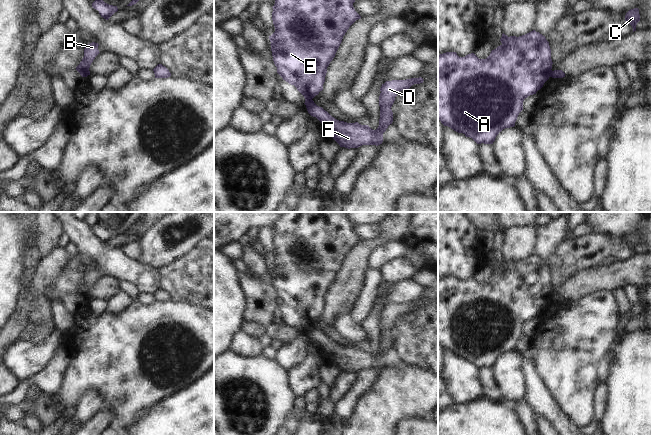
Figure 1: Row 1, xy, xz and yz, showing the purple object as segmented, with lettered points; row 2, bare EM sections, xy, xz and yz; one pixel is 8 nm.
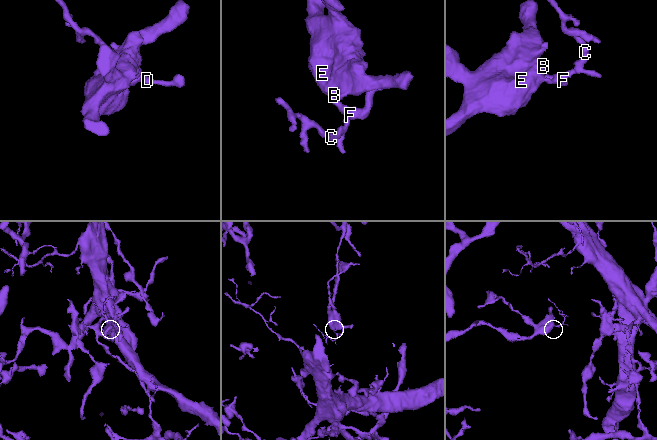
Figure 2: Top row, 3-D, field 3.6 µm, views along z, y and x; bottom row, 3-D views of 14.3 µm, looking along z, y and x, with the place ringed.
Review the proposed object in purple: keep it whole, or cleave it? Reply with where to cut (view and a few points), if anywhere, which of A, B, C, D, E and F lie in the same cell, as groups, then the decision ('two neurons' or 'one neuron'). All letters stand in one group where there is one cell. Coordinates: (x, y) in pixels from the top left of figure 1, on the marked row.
xz (311, 99), (305, 101) | A B E / C D F | two neurons

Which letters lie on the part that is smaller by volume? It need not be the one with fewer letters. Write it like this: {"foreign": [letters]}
{"foreign": ["C", "D", "F"]}

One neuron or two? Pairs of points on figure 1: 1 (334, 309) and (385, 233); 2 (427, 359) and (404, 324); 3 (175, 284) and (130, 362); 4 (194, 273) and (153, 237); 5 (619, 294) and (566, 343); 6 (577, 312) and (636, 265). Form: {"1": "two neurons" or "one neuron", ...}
{"1": "one neuron", "2": "one neuron", "3": "two neurons", "4": "two neurons", "5": "two neurons", "6": "two neurons"}

